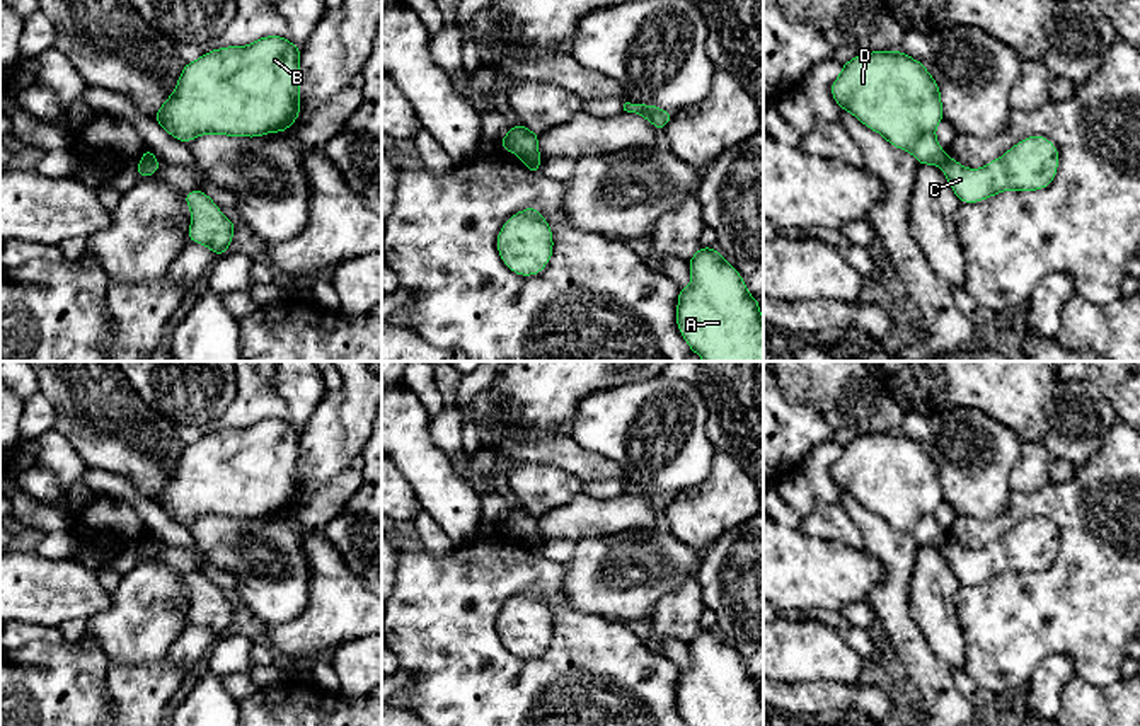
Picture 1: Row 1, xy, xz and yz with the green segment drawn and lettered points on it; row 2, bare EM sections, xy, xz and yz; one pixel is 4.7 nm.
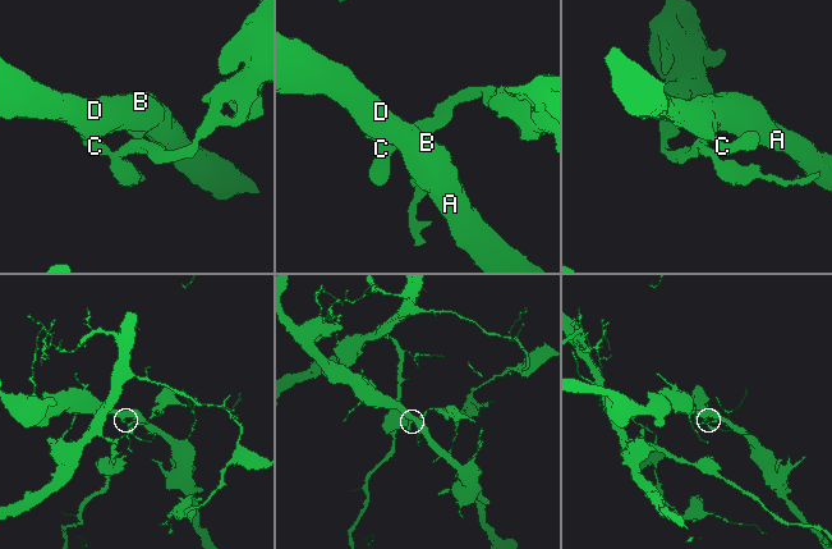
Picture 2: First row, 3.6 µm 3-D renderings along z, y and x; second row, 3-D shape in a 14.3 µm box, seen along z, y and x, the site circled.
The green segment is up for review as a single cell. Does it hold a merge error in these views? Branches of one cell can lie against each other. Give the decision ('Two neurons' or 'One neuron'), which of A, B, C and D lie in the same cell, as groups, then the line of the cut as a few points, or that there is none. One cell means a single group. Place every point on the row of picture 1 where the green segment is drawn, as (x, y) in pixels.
Two neurons. Groups: A B D / C. Split along xz (520, 159), (539, 161)

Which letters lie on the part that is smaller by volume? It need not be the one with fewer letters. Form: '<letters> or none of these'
C

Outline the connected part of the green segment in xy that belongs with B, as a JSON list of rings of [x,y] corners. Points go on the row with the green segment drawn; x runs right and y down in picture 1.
[[[285,36],[211,49],[184,65],[176,90],[153,119],[182,143],[201,135],[259,138],[283,133],[300,118],[300,56],[302,49]]]

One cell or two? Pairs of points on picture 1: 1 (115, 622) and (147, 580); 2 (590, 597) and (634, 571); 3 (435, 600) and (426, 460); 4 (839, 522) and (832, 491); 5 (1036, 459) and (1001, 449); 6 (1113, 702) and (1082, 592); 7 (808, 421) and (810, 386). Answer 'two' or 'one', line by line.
1: one
2: one
3: two
4: two
5: two
6: two
7: two

